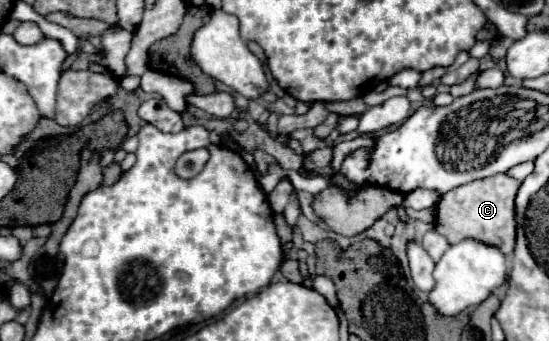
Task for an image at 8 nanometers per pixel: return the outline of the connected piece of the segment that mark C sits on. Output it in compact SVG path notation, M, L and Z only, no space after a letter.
M492 175L466 185L460 185L440 197L436 205L436 231L450 243L474 239L486 245L496 245L504 255L510 255L516 241L516 223L512 213L512 201L516 197L520 181L508 175Z

